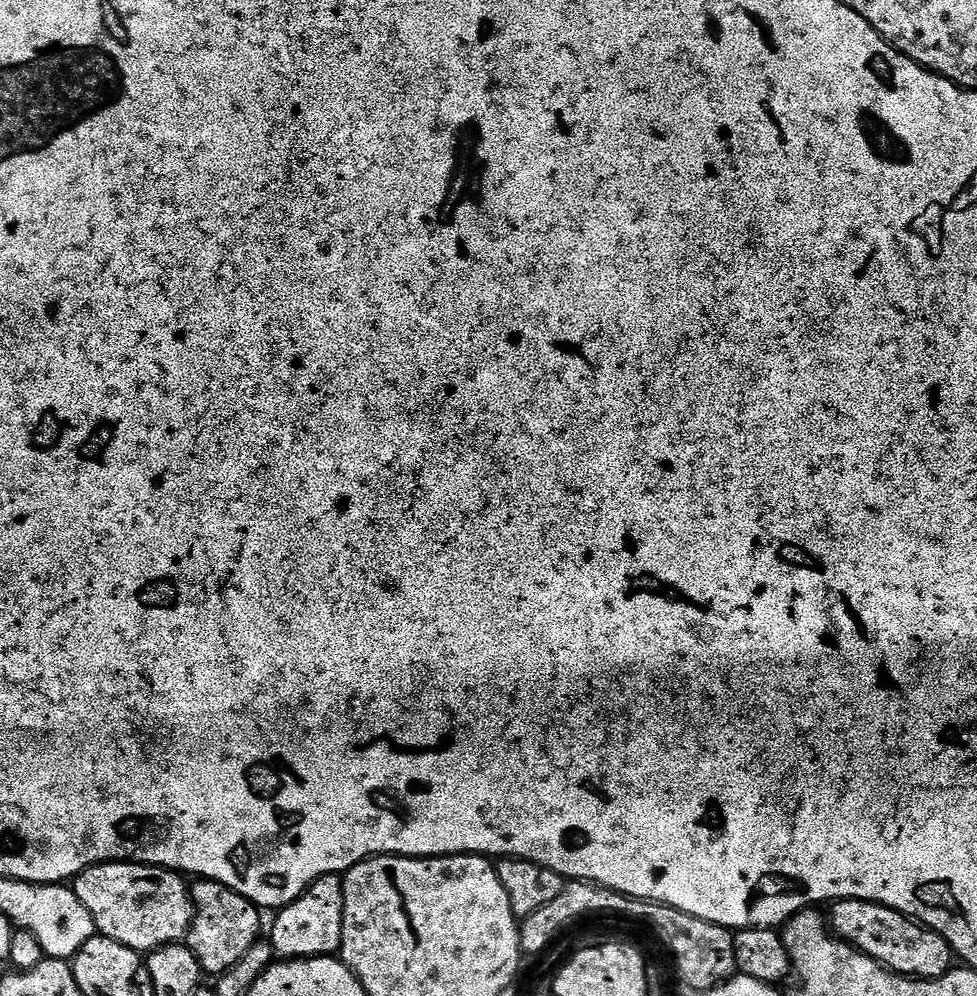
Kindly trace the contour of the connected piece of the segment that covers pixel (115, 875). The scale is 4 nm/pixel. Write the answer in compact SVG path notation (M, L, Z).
M113 862L96 864L80 872L70 887L78 902L90 910L99 935L133 948L135 952L147 954L155 948L183 941L192 927L192 894L184 880L181 873L170 872L167 868Z

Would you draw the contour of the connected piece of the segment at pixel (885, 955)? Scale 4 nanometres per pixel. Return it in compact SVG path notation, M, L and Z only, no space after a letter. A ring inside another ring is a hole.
M838 900L831 905L830 911L830 928L839 939L902 976L932 980L953 967L954 953L946 938L917 924L909 916L865 900Z

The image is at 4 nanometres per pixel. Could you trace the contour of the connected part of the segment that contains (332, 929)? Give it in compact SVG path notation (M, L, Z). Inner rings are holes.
M339 875L323 876L313 882L294 902L275 913L270 943L277 957L302 960L339 953L344 917L344 881Z

